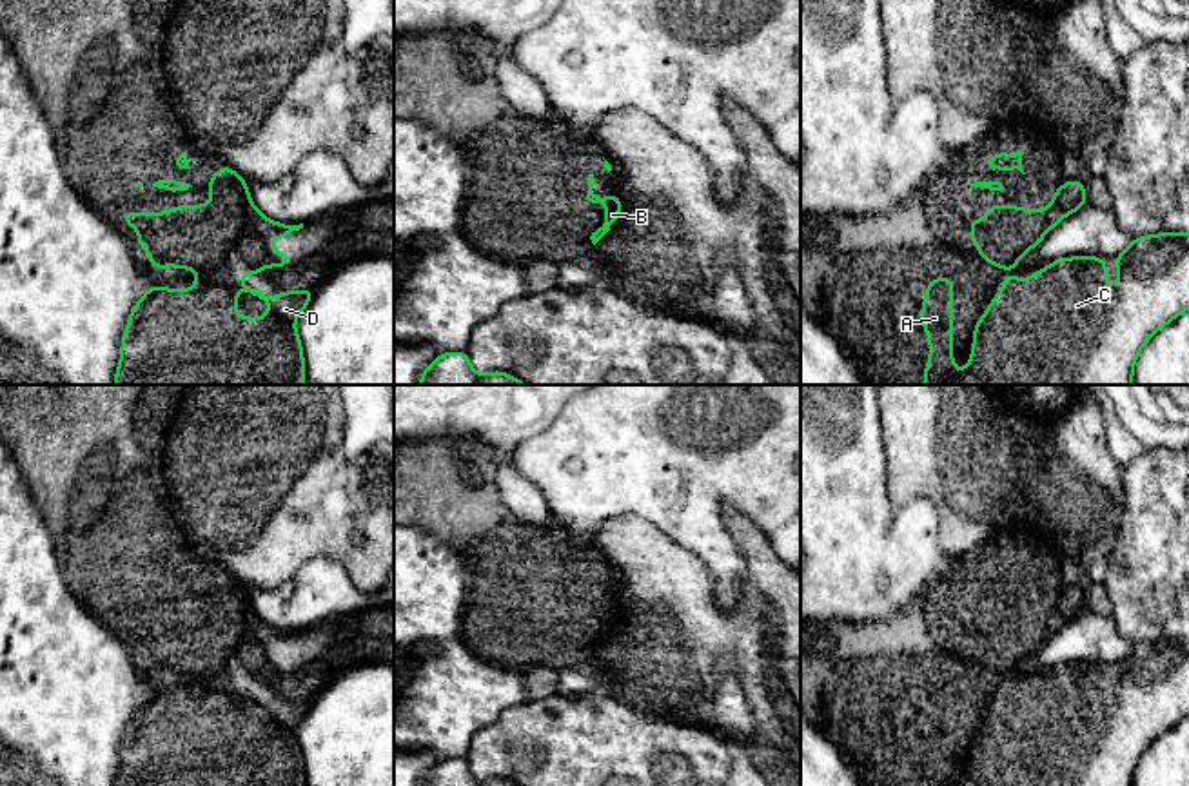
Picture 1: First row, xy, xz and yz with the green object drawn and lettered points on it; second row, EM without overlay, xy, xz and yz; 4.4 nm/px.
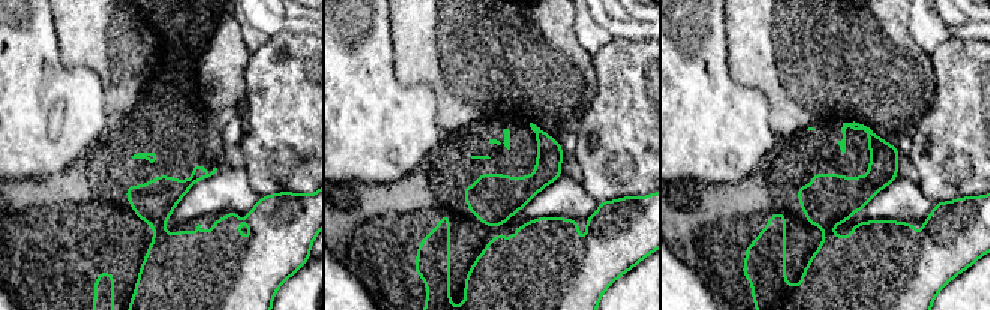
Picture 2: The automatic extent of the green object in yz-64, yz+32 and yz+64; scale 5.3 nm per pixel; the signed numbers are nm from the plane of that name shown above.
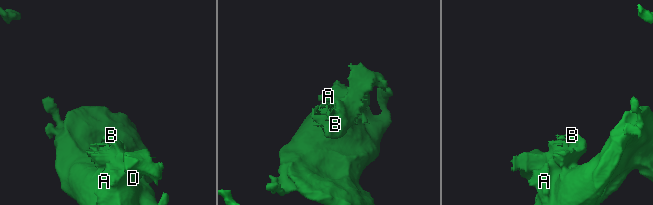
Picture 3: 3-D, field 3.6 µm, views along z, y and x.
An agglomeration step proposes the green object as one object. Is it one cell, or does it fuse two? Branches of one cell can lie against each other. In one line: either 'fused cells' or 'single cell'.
single cell

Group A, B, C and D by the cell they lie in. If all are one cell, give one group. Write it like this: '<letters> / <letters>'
A B C D

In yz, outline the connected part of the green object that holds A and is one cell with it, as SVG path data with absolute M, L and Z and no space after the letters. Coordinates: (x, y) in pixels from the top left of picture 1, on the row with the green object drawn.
M1158 232L1153 236L1133 238L1131 245L1122 254L1115 256L1115 265L1120 272L1120 280L1116 281L1115 305L1111 303L1111 287L1105 280L1105 260L1100 256L1058 258L1046 269L1035 270L1029 280L1018 280L1007 274L1002 289L989 303L984 316L975 323L971 361L958 372L953 370L953 276L931 280L926 289L920 312L922 329L929 338L929 359L922 374L924 383L926 385L1133 385L1135 361L1144 345L1164 325L1171 323L1182 312L1189 310L1189 232L1187 234Z

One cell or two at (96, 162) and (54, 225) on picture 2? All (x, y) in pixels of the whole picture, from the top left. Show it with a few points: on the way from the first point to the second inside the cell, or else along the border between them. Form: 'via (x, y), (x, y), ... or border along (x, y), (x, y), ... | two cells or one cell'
via (80, 175), (71, 189), (65, 208) | one cell

